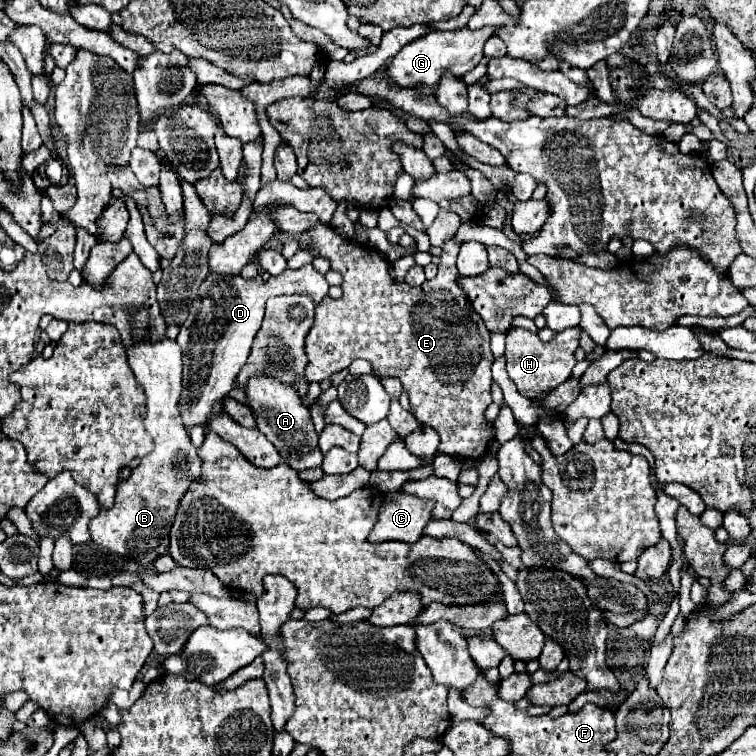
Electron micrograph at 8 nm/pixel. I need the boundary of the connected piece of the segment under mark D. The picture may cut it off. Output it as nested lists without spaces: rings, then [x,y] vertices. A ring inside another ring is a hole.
[[[306,264],[298,270],[286,268],[280,276],[272,276],[270,280],[264,280],[262,276],[244,280],[240,276],[222,276],[218,272],[210,272],[200,284],[188,318],[184,320],[176,338],[184,356],[184,386],[180,400],[184,426],[190,428],[204,424],[210,416],[212,404],[220,398],[226,398],[226,394],[232,390],[240,368],[246,364],[252,340],[262,324],[264,304],[268,298],[282,294],[308,294],[318,304],[328,294],[328,288],[330,284],[326,282],[324,274],[314,270],[312,264]]]

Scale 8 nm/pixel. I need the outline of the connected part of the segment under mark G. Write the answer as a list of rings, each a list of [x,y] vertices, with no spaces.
[[[460,28],[452,32],[430,32],[402,48],[398,56],[392,58],[390,66],[386,68],[386,76],[394,80],[394,84],[402,88],[436,88],[442,72],[450,70],[454,76],[464,76],[468,70],[472,70],[480,58],[484,56],[482,48],[490,36],[494,36],[496,28],[480,28],[480,30],[470,30],[470,28]]]

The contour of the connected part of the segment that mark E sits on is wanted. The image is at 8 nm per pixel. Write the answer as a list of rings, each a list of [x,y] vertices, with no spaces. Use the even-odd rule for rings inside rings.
[[[318,224],[306,234],[314,240],[314,248],[310,248],[310,252],[314,256],[328,258],[332,262],[332,270],[344,276],[342,298],[324,298],[316,306],[314,326],[308,332],[304,344],[308,356],[308,366],[304,370],[306,380],[322,382],[332,374],[348,368],[350,362],[354,362],[356,358],[364,358],[372,362],[376,376],[394,376],[402,382],[402,386],[410,394],[414,418],[420,424],[430,426],[438,432],[442,454],[470,460],[478,460],[480,456],[484,456],[488,444],[496,438],[494,424],[490,424],[484,416],[486,408],[492,404],[490,366],[494,362],[494,356],[490,352],[488,328],[482,324],[482,318],[474,312],[474,308],[470,308],[470,300],[466,300],[462,288],[458,288],[460,276],[456,272],[456,256],[460,242],[454,242],[454,238],[446,240],[438,262],[440,270],[434,280],[426,280],[422,286],[408,286],[406,282],[398,284],[390,278],[388,262],[376,250],[368,250],[368,246],[342,238],[330,226]]]

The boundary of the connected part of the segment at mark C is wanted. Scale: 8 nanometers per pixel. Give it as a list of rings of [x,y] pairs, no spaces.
[[[390,492],[380,508],[378,522],[374,524],[368,540],[370,542],[406,542],[414,544],[422,536],[422,528],[432,520],[432,500],[422,500],[418,496]]]

